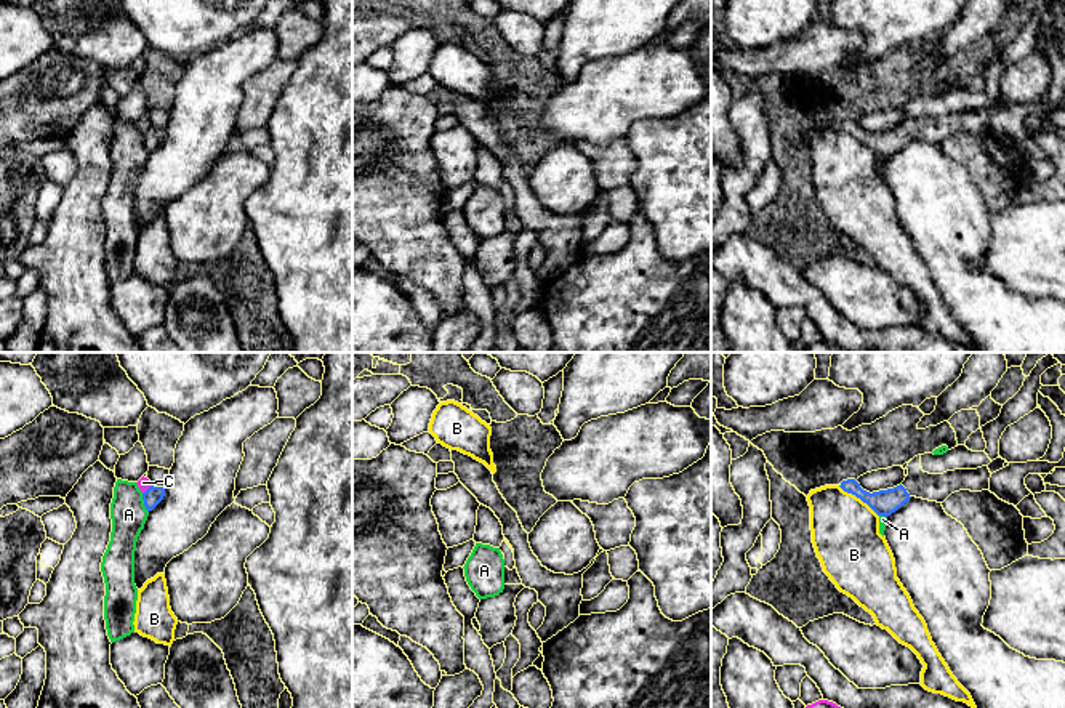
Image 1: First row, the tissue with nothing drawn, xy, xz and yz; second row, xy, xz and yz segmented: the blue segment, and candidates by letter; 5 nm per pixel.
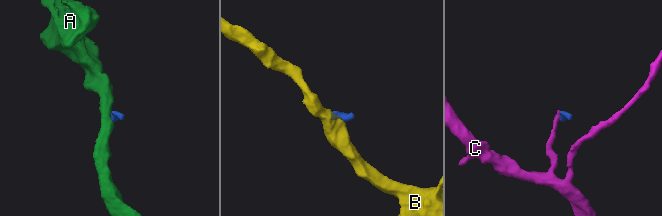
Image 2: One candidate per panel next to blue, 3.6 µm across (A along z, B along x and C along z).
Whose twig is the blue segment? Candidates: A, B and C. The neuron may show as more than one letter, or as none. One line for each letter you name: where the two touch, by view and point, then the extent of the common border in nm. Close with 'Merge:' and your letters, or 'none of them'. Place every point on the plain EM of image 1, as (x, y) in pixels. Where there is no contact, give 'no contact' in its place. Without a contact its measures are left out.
Merge: none of them

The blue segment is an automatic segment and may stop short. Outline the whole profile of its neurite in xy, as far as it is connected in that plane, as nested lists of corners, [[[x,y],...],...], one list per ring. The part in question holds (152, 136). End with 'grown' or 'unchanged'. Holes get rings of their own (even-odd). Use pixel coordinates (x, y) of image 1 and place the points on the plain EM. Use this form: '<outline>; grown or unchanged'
[[[151,127],[144,135],[144,147],[147,152],[152,152],[165,138],[165,130],[163,128],[154,128]]]; unchanged

